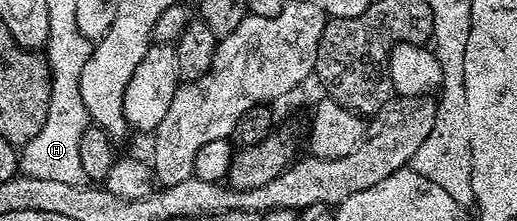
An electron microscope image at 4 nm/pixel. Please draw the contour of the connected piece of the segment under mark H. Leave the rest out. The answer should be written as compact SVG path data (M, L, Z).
M59 37L47 43L46 60L51 74L48 116L40 133L32 141L21 146L19 152L21 174L36 179L57 180L69 185L82 185L87 182L80 160L80 140L92 120L80 93L80 75L92 51L93 44L86 38L76 41L69 37Z

